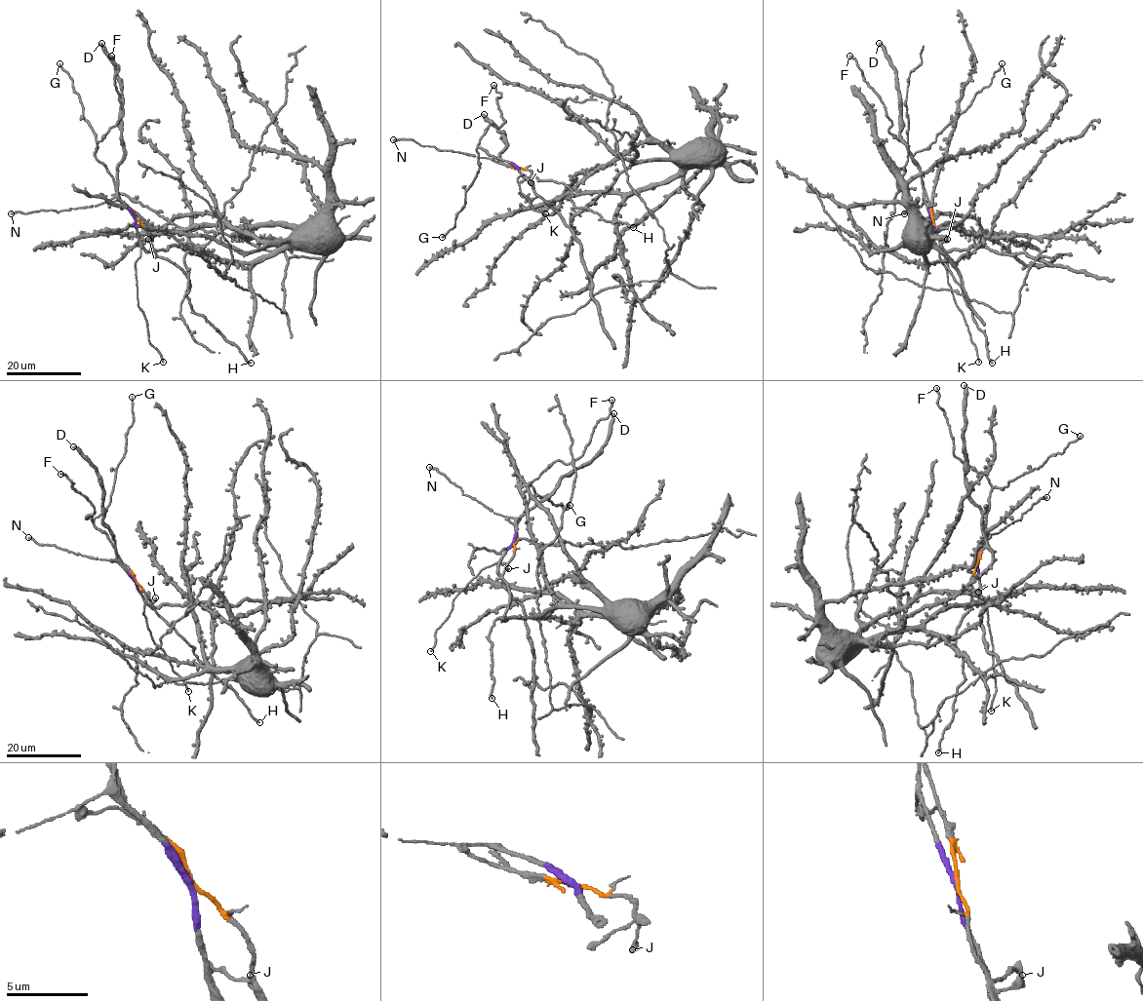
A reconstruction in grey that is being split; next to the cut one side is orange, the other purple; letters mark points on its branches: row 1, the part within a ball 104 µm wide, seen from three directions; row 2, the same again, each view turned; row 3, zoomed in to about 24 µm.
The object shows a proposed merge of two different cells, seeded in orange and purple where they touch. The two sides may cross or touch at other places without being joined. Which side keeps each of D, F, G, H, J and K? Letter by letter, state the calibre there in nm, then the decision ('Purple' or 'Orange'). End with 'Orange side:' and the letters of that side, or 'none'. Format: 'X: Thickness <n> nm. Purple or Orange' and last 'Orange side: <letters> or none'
D: Thickness 440 nm. Purple
F: Thickness 260 nm. Orange
G: Thickness 180 nm. Orange
H: Thickness 220 nm. Orange
J: Thickness 420 nm. Orange
K: Thickness 120 nm. Purple
Orange side: F, G, H, J

